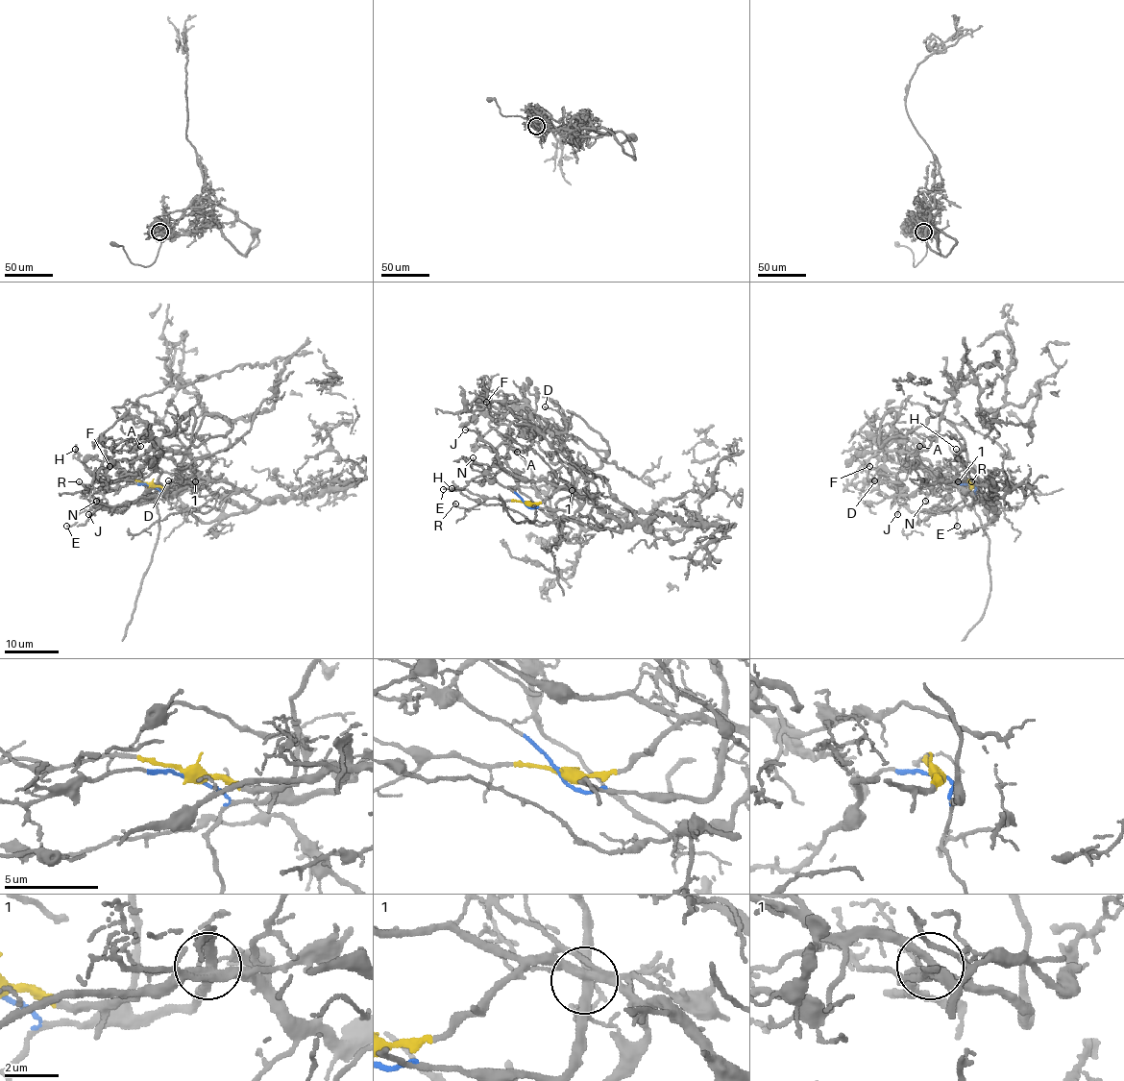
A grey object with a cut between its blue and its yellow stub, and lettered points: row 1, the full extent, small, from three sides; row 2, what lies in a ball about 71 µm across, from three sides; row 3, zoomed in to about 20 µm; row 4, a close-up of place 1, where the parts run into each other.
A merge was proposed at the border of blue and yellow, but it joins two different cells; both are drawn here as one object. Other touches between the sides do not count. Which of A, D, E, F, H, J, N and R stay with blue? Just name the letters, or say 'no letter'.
A, D, F, N

